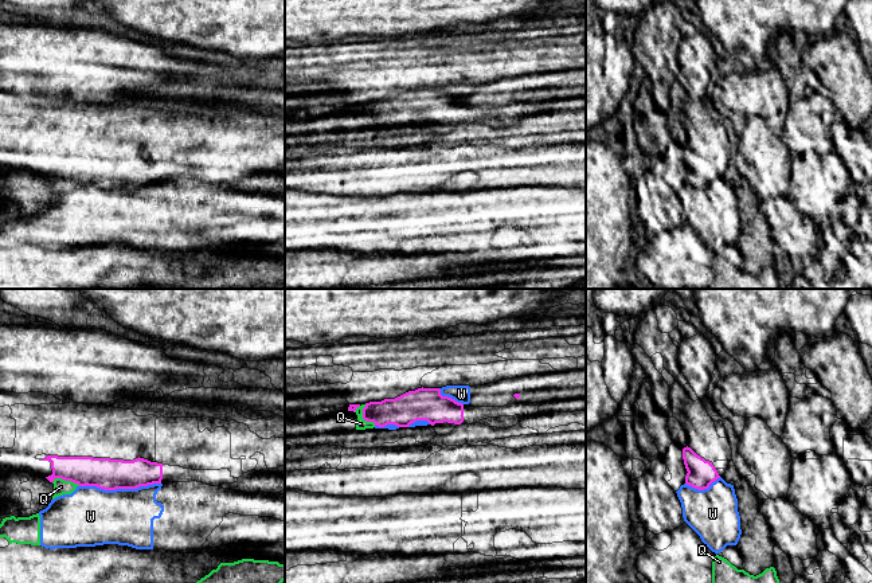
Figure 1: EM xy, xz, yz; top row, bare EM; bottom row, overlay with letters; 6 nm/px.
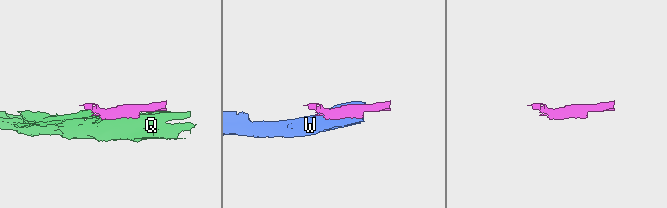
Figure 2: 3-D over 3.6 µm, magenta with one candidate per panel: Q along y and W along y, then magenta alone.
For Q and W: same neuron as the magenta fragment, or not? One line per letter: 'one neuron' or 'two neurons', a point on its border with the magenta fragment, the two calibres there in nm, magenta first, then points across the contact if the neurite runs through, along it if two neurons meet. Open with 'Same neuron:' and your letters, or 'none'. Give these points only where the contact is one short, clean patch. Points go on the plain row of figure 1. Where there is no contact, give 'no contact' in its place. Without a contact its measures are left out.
Same neuron: none
Q: two neurons; meets magenta in xy at (66, 179); 190 nm thick on the magenta side, 90 nm on the other; border along xy (53, 179), (70, 179), (79, 184)
W: two neurons; meets magenta in xy at (120, 187); 190 nm thick on the magenta side, 360 nm on the other

